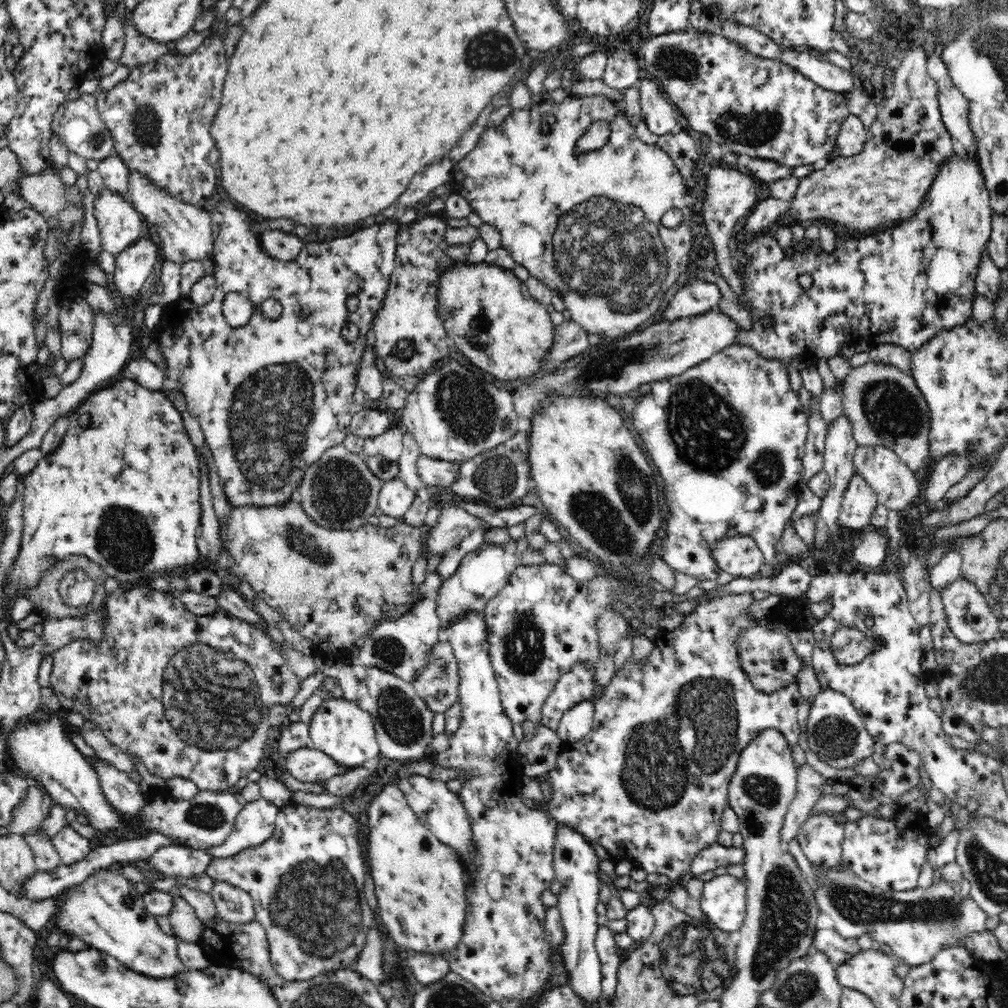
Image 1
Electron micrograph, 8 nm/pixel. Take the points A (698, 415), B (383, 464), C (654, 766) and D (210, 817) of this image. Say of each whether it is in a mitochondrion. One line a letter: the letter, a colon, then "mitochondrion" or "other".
A: mitochondrion
B: mitochondrion
C: mitochondrion
D: mitochondrion

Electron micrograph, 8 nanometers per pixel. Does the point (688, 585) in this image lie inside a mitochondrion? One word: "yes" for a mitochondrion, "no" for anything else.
no

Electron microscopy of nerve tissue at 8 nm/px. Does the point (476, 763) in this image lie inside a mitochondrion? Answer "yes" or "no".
no

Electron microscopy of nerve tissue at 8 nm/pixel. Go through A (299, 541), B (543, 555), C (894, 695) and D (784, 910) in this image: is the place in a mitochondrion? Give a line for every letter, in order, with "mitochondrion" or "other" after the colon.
A: mitochondrion
B: other
C: other
D: mitochondrion

